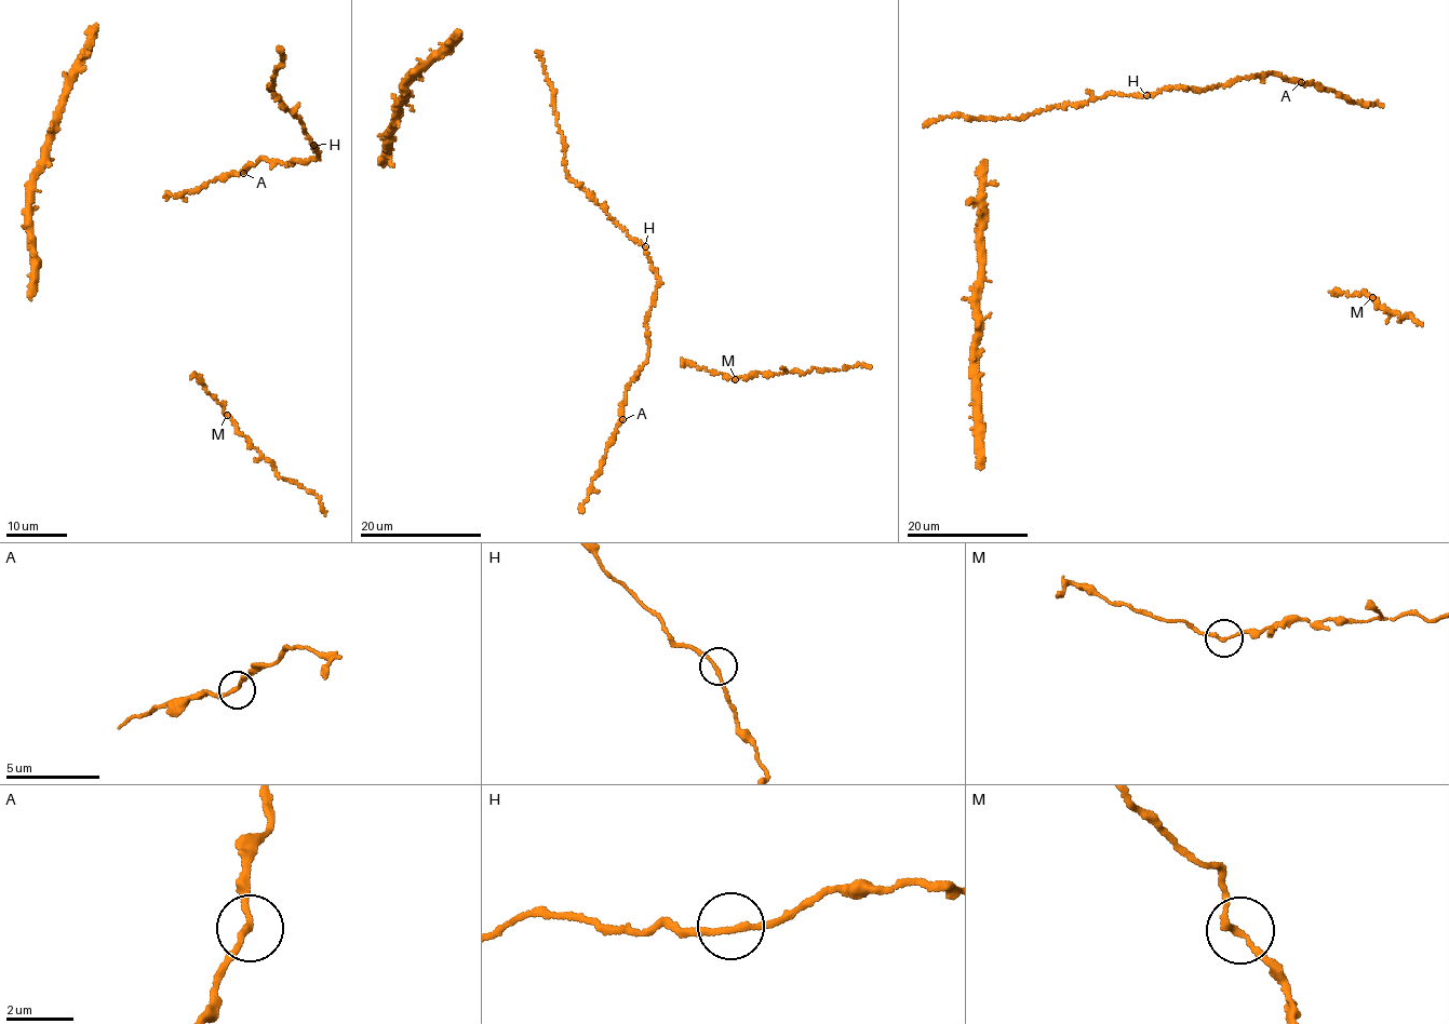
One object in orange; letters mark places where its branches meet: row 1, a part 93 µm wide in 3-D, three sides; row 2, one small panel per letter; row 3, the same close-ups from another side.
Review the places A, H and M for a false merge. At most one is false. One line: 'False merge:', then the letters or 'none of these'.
False merge: none of these

